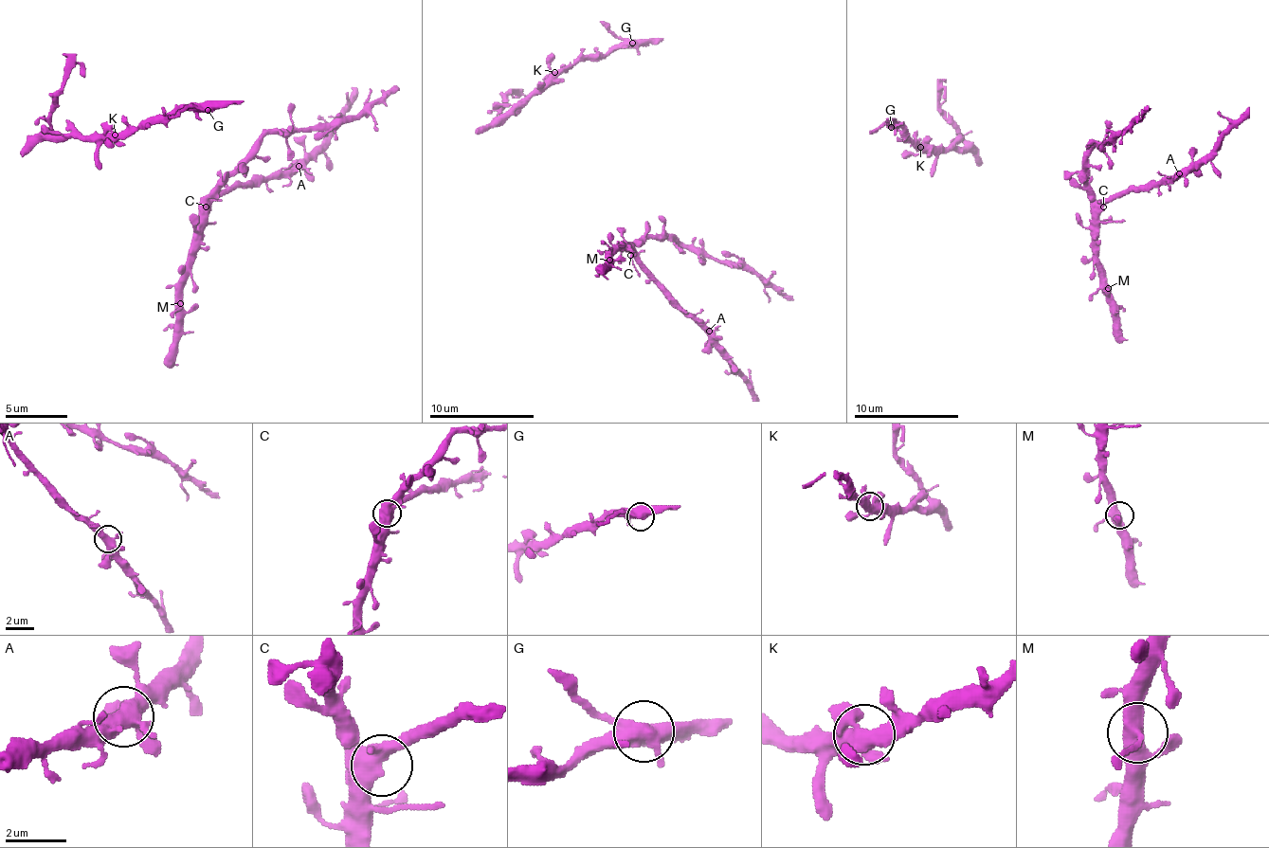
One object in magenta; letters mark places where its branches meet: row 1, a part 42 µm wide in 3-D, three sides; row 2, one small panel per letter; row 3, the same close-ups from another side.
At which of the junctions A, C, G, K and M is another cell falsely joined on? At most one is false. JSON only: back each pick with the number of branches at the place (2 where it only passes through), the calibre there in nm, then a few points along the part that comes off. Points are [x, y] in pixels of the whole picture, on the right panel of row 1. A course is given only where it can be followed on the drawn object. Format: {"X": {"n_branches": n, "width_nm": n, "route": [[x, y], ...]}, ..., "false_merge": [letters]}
{"G": {"n_branches": 5, "width_nm": 500, "route": [[891, 126], [883, 123], [870, 134]]}, "false_merge": ["G"]}

